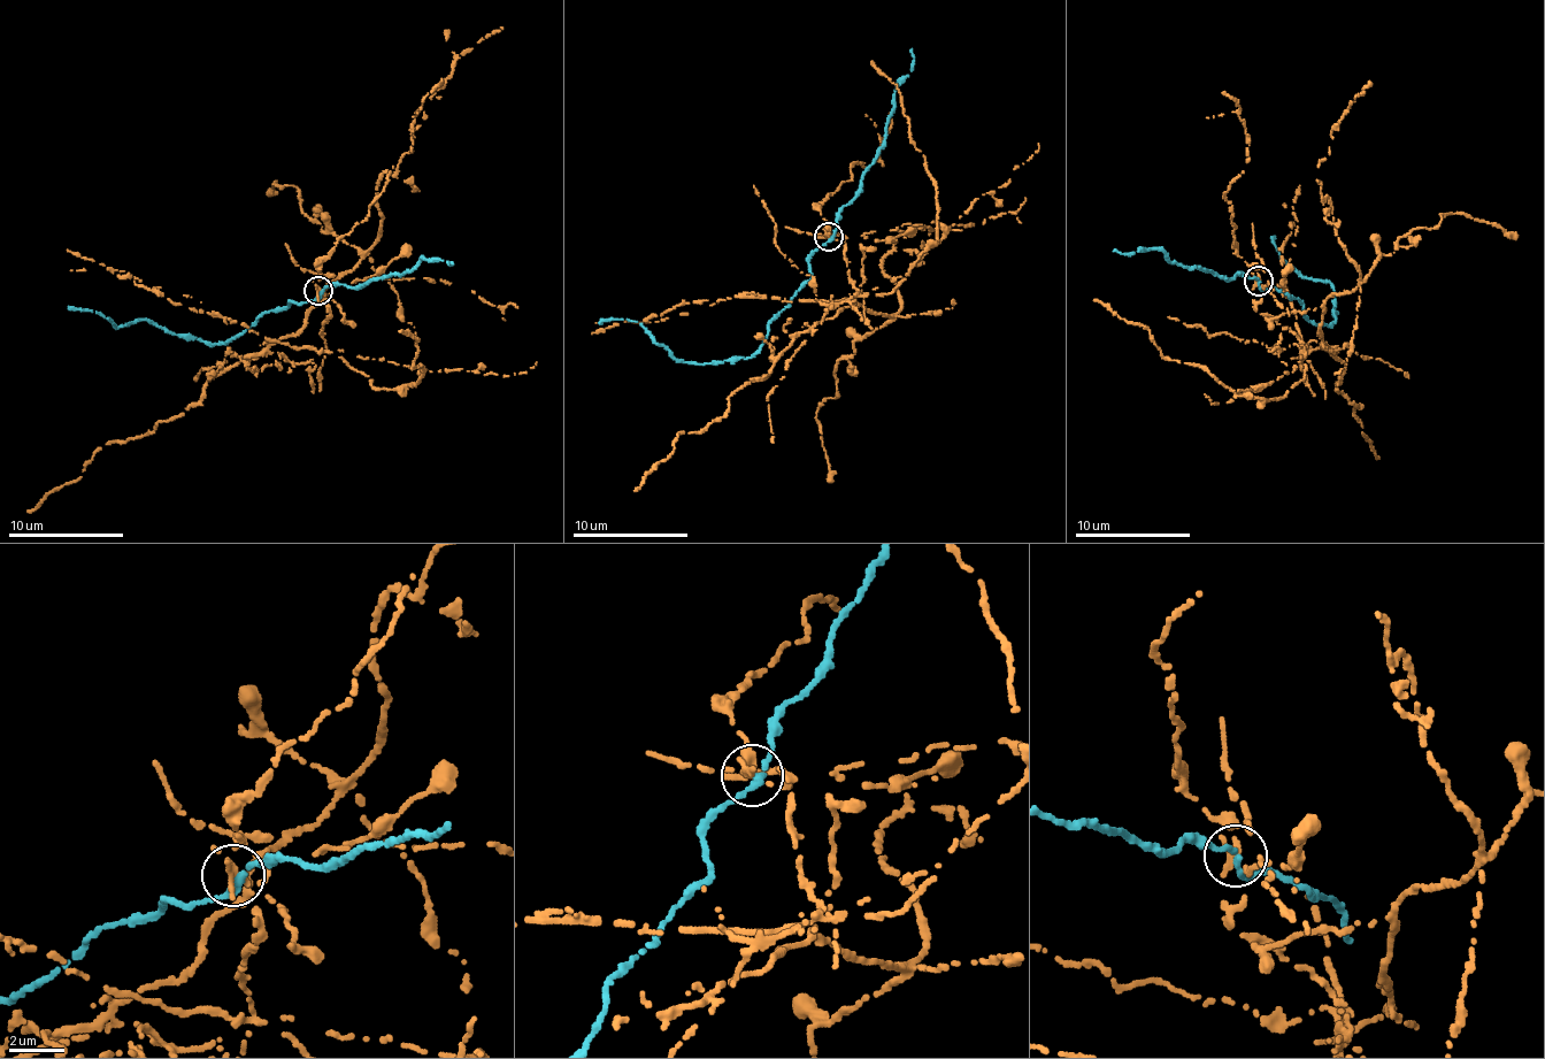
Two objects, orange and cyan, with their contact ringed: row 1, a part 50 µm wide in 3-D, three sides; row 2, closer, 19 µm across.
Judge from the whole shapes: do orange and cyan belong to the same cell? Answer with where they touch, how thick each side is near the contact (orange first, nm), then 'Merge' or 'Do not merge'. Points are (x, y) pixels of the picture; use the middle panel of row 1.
Place: (829, 236). Thickness 240 nm (orange) against 240 nm. Do not merge

